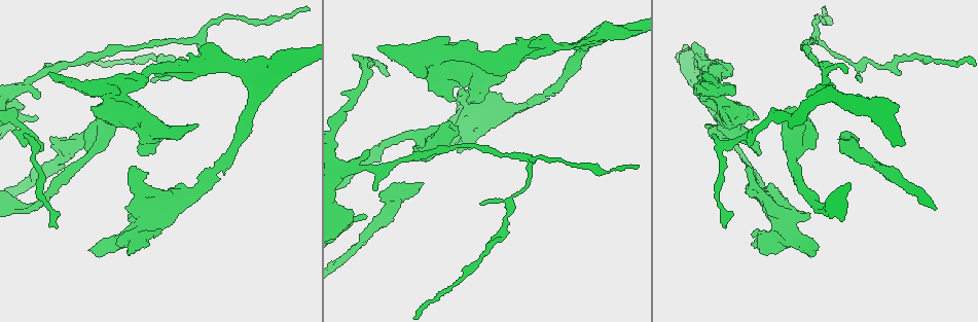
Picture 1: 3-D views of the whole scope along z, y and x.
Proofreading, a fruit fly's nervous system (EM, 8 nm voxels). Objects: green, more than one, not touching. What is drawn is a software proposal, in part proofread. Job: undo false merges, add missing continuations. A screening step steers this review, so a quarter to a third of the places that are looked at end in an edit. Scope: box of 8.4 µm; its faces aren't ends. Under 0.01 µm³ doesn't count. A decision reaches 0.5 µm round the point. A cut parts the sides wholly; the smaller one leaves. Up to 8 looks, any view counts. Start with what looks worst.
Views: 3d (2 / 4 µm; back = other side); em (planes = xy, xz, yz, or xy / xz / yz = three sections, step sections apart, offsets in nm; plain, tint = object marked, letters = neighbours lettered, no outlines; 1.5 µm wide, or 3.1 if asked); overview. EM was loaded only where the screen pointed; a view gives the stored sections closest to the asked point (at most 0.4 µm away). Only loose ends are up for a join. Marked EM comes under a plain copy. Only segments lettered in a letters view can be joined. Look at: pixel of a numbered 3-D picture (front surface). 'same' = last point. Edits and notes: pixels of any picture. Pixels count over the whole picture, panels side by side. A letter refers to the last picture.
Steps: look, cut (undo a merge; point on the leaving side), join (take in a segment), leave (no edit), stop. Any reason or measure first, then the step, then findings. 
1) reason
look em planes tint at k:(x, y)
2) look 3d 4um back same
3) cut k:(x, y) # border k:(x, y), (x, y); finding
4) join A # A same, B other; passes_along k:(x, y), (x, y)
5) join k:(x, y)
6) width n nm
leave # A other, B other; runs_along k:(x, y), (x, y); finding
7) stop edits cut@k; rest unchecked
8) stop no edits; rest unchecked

four or more arms meet
look em planes letters at 1:(257, 83)

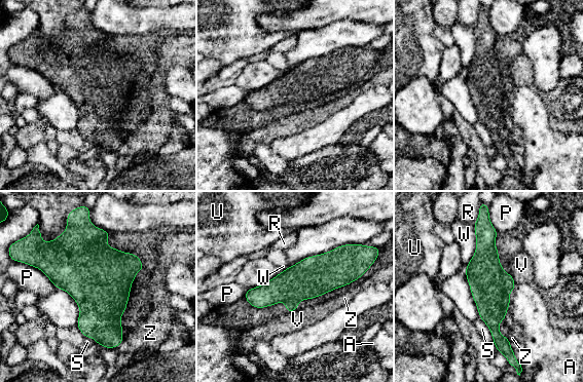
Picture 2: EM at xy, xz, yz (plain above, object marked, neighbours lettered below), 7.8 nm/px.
width 300 nm
leave # A other, P other, R other, S other, U other, V other, W other, Z other; border 2:(511, 299), (507, 309); all the same neuron

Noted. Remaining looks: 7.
abrupt turn
look em planes tint at 1:(149, 126)

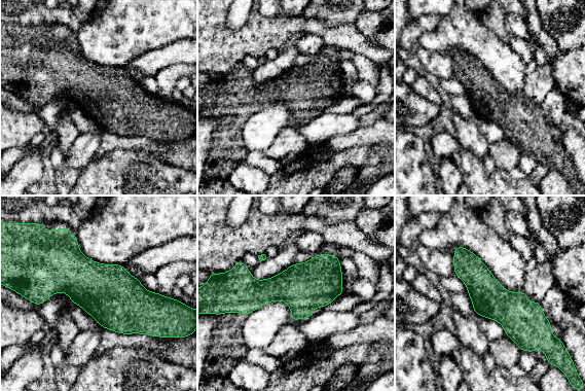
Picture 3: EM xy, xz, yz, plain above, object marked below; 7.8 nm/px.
see the neighbours
look em planes letters same

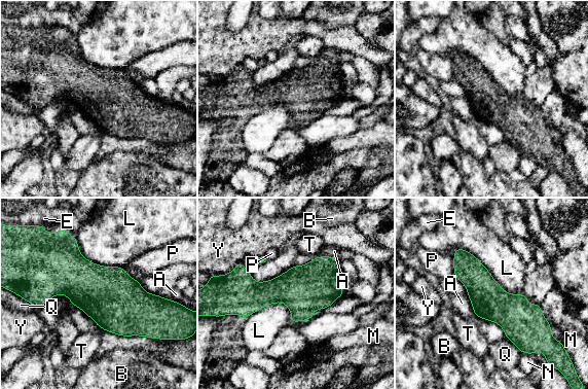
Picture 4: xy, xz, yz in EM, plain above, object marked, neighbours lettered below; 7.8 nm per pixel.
width 280 nm
leave # A other, B other, E other, L other, M other, N other, P other, Q other, T other, Y other; runs_along 4:(456, 251), (511, 312), (542, 333); one neuron here

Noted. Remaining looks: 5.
an open end
look em planes letters at 1:(860, 80)

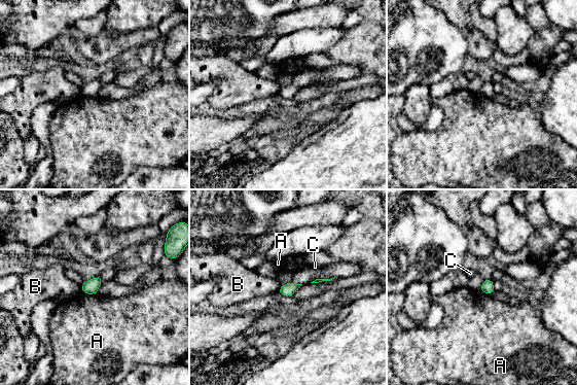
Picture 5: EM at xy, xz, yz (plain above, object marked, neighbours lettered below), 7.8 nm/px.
longest_contact A 130 nm
leave # A other, B other, C other; no lettered segment goes on from it

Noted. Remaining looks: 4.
stop no edits; rest unchecked

